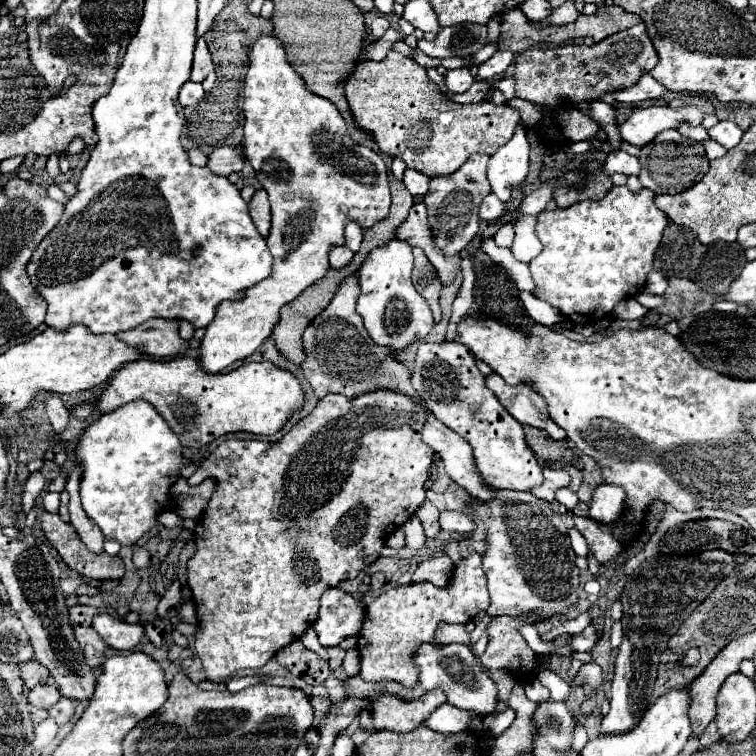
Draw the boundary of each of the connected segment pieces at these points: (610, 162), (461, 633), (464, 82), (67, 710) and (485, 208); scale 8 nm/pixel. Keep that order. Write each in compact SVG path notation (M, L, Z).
M613 151L609 153L607 161L605 161L605 173L613 175L613 173L623 173L623 175L639 175L641 171L641 163L639 159L627 155L625 151Z
M441 622L436 631L435 638L441 644L470 644L470 633L462 624L447 624Z
M467 67L453 69L453 71L447 71L445 83L447 83L447 89L449 89L451 93L463 93L463 91L467 91L467 89L471 87L473 75L469 73Z
M61 697L61 701L53 709L49 709L49 715L57 721L57 725L65 725L67 721L71 721L73 713L75 713L75 705L73 705L73 701L69 701L65 697Z
M489 193L479 205L479 217L485 221L495 221L503 215L503 209L505 209L505 205L497 199L497 195Z

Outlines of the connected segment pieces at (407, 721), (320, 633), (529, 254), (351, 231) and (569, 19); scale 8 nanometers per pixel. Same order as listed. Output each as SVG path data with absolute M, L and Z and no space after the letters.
M433 689L415 701L403 701L393 695L383 695L379 699L373 699L371 709L361 715L361 727L365 731L389 729L405 733L419 727L421 721L445 701L447 699L441 689Z
M329 589L320 599L319 617L313 629L323 647L335 647L347 637L357 637L363 623L359 599L353 599L345 591Z
M523 215L515 225L515 237L510 250L519 261L529 263L543 249L543 245L535 233L536 223L537 216Z
M349 223L347 225L347 229L345 229L345 237L347 237L347 247L353 251L353 253L357 253L359 251L359 245L361 245L361 239L363 239L363 233L357 229L357 225L353 225L353 223Z
M565 1L561 7L553 9L551 15L543 21L531 21L537 27L549 27L549 25L567 25L567 23L575 23L579 17L573 1Z

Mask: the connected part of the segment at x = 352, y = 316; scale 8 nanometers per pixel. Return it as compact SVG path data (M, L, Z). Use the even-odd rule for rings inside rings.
M351 275L341 283L329 307L317 317L317 321L309 325L309 329L305 329L303 349L307 353L307 359L301 363L301 369L309 379L315 395L325 397L329 393L343 393L347 397L357 397L359 393L373 389L401 389L403 393L419 399L409 381L411 371L395 361L393 353L375 345L369 333L365 333L361 315L355 311L357 293L357 275Z

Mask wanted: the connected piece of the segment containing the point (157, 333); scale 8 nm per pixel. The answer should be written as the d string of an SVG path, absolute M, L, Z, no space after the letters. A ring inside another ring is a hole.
M153 319L145 321L137 329L129 329L125 333L117 333L129 345L141 347L151 357L177 357L189 349L189 343L179 335L177 321Z

